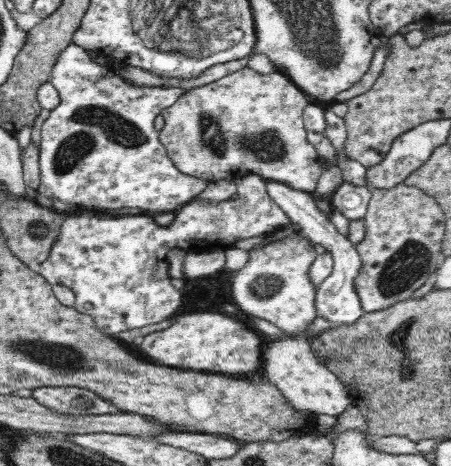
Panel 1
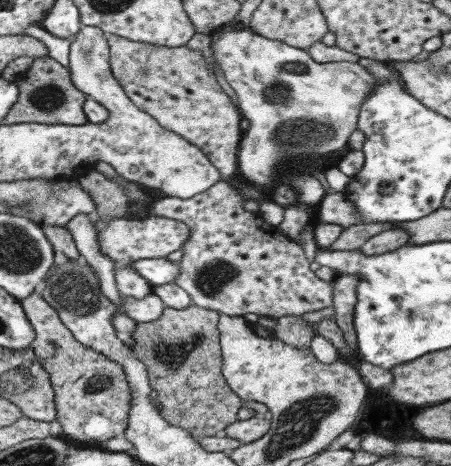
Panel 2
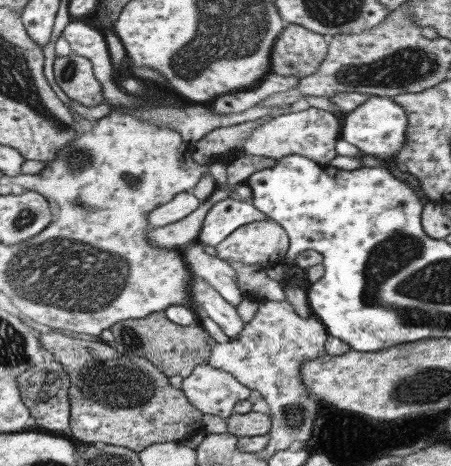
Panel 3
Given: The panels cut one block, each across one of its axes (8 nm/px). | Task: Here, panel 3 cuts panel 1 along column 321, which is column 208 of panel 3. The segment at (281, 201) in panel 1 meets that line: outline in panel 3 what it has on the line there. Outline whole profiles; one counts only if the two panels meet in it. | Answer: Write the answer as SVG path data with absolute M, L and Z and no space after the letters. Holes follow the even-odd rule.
M221 199L205 213L196 241L214 247L237 227L265 218L248 200ZM193 276L191 281L191 303L199 307L202 316L208 316L215 324L218 324L221 332L227 338L235 339L244 325L235 311L235 307L219 296L219 293L214 292L203 278Z

